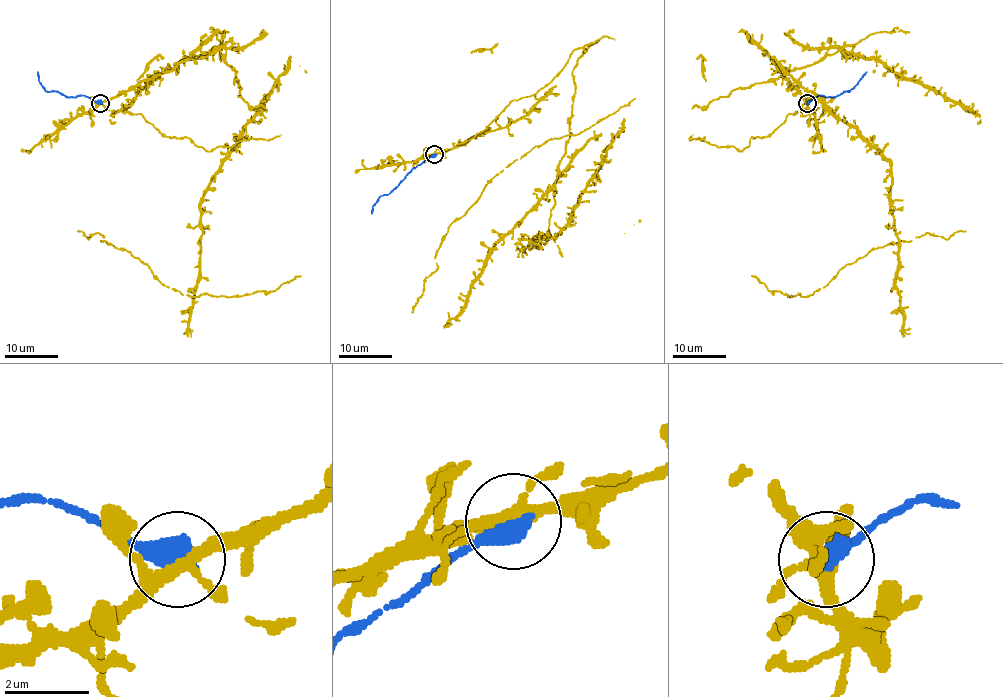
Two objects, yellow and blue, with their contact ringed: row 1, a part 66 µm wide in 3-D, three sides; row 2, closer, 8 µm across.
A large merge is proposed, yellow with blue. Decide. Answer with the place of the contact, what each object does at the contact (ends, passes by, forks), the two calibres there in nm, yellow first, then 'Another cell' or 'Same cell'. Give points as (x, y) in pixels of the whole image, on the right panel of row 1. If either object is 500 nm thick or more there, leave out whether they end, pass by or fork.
Place: (807, 103). Thickness 240 nm (yellow) against 500 nm. Same cell

